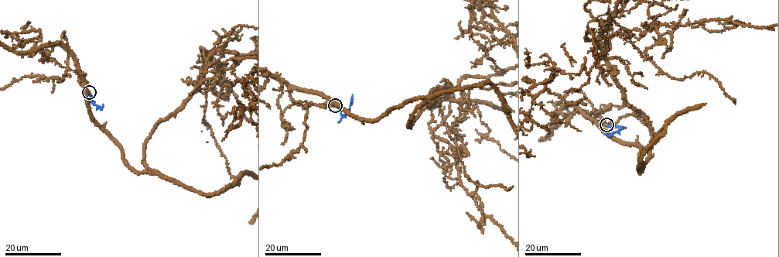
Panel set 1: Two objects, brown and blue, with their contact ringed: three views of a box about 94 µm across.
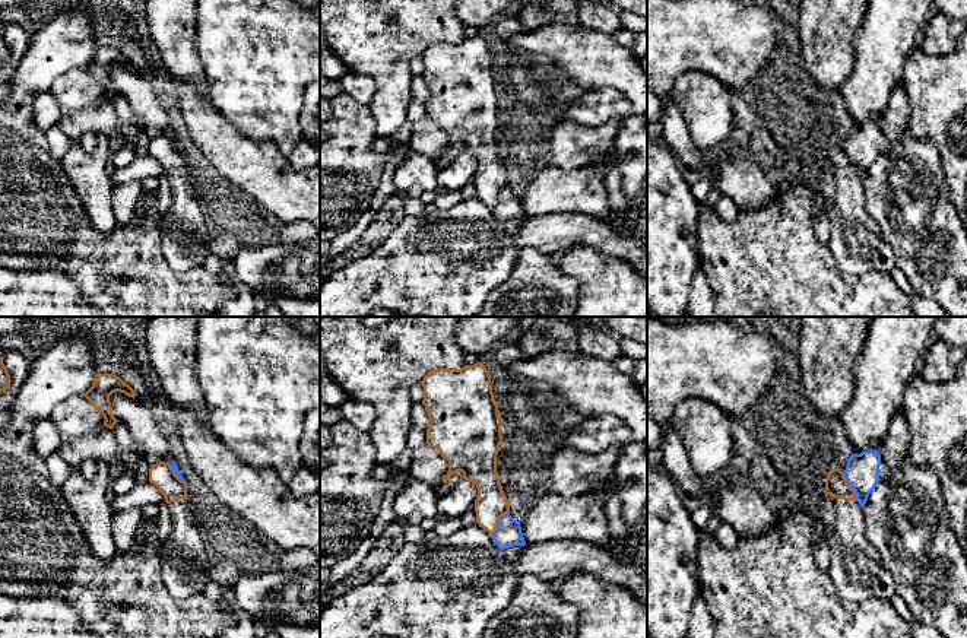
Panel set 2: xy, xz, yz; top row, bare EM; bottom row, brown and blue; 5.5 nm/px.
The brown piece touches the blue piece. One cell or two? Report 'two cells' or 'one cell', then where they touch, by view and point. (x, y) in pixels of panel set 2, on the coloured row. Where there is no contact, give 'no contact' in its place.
two cells | xz (498, 521)

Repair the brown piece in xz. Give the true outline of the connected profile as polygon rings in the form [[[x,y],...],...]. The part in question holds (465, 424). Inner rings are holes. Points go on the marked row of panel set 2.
[[[476,362],[462,369],[434,369],[421,384],[429,418],[427,444],[448,461],[443,482],[462,472],[463,479],[476,485],[476,521],[494,534],[510,505],[497,472],[502,435],[491,375]]]

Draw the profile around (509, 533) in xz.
[[[510,514],[500,518],[498,529],[491,534],[491,539],[510,562],[519,558],[520,549],[526,545],[520,521],[514,520]]]

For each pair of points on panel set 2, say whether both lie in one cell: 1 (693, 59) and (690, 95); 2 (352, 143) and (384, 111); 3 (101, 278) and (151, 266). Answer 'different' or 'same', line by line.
1: different
2: different
3: same

